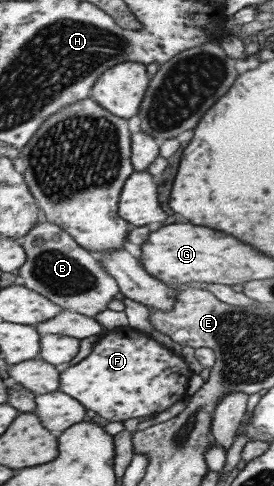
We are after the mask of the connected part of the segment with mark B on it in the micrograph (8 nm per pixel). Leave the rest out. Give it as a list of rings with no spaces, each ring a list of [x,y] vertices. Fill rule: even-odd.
[[[42,219],[20,241],[28,252],[28,261],[18,269],[24,285],[48,296],[48,299],[60,304],[64,309],[95,318],[98,313],[108,309],[108,303],[112,299],[121,297],[118,280],[104,268],[97,256],[82,247],[59,224]]]

